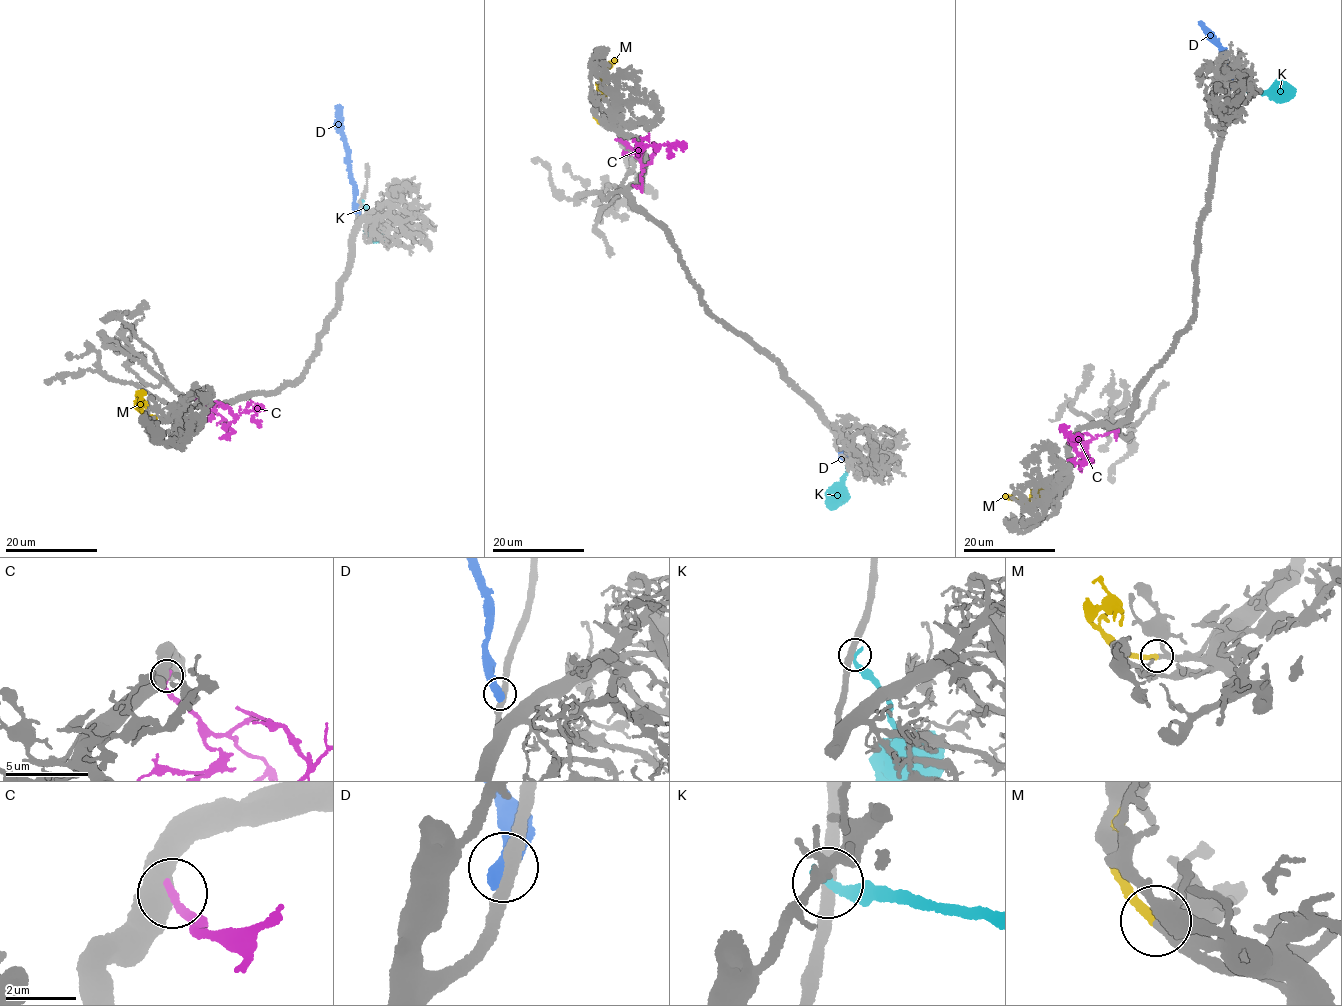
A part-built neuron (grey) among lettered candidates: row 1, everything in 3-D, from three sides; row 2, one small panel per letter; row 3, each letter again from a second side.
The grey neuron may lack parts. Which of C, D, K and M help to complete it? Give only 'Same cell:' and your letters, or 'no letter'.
Same cell: M

